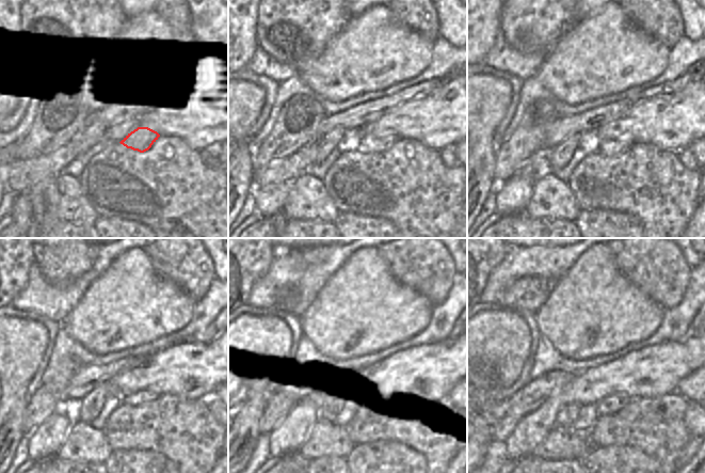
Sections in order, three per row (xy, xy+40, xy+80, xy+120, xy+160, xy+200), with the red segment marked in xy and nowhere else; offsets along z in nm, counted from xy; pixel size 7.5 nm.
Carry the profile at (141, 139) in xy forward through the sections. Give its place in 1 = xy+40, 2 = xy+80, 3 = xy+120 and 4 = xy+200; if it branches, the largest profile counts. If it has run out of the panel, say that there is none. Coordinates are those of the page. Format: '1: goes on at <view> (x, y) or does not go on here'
1: goes on at xy+40 (368, 142)
2: goes on at xy+80 (608, 147)
3: goes on at xy+120 (140, 397)
4: goes on at xy+200 (609, 405)

